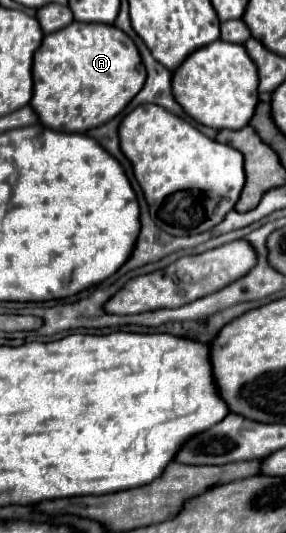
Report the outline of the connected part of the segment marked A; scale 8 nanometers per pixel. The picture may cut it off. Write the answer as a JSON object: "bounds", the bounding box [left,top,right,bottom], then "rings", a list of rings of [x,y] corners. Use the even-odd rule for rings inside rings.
{"bounds":[30,21,146,133],"rings":[[[74,21],[44,37],[34,55],[32,75],[34,95],[30,107],[38,113],[40,123],[56,131],[86,133],[124,111],[144,87],[146,67],[134,41],[114,25]]]}

